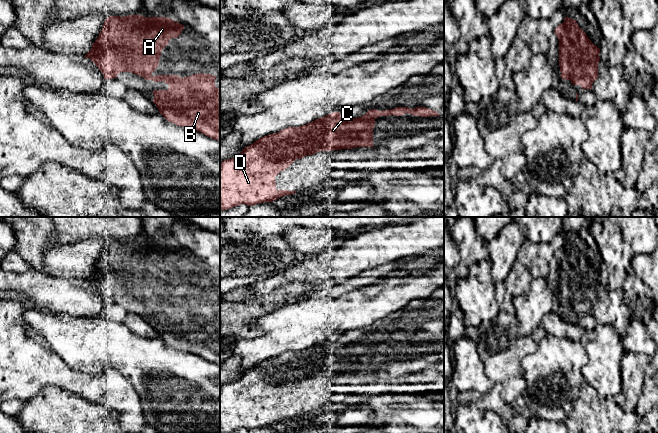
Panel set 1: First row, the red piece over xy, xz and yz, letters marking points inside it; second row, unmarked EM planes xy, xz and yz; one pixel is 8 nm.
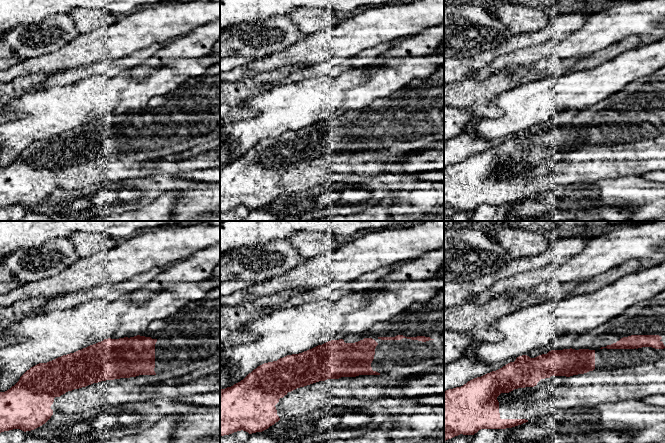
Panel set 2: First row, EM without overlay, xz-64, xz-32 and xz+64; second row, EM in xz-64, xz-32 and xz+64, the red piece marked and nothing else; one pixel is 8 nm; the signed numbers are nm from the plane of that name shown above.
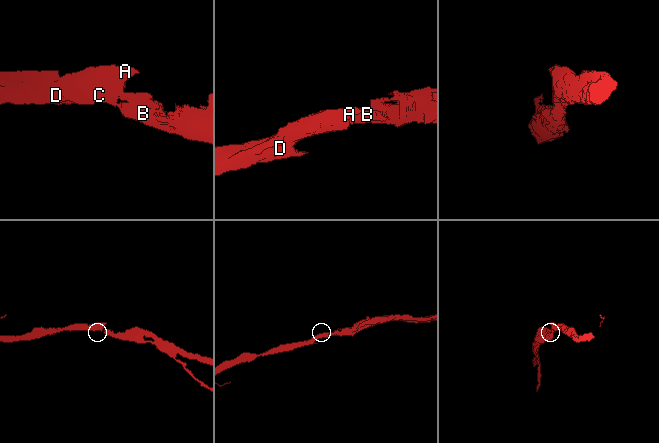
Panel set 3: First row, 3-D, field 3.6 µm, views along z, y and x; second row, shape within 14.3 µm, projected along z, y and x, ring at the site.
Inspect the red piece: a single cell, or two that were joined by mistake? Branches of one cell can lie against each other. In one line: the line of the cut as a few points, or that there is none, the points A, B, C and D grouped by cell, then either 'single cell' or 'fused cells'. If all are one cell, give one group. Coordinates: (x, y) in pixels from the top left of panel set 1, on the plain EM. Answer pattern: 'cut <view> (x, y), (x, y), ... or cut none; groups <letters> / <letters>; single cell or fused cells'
cut none; groups A B C D; single cell

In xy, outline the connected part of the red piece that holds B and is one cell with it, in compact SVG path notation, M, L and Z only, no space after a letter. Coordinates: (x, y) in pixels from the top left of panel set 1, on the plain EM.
M110 240L104 245L98 262L84 281L96 288L105 304L116 302L121 296L131 296L146 304L164 305L169 309L167 314L153 315L153 327L159 337L173 348L194 353L220 365L220 314L215 310L216 300L203 297L184 302L177 299L151 299L159 289L163 272L171 262L177 262L184 251L166 241Z

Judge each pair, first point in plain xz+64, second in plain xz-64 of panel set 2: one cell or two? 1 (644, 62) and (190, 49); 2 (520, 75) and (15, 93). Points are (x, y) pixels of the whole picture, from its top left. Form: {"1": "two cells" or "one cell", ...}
{"1": "two cells", "2": "one cell"}

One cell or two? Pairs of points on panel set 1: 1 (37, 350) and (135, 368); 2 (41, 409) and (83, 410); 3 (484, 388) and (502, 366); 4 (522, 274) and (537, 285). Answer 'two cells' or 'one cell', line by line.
1: two cells
2: one cell
3: two cells
4: two cells

